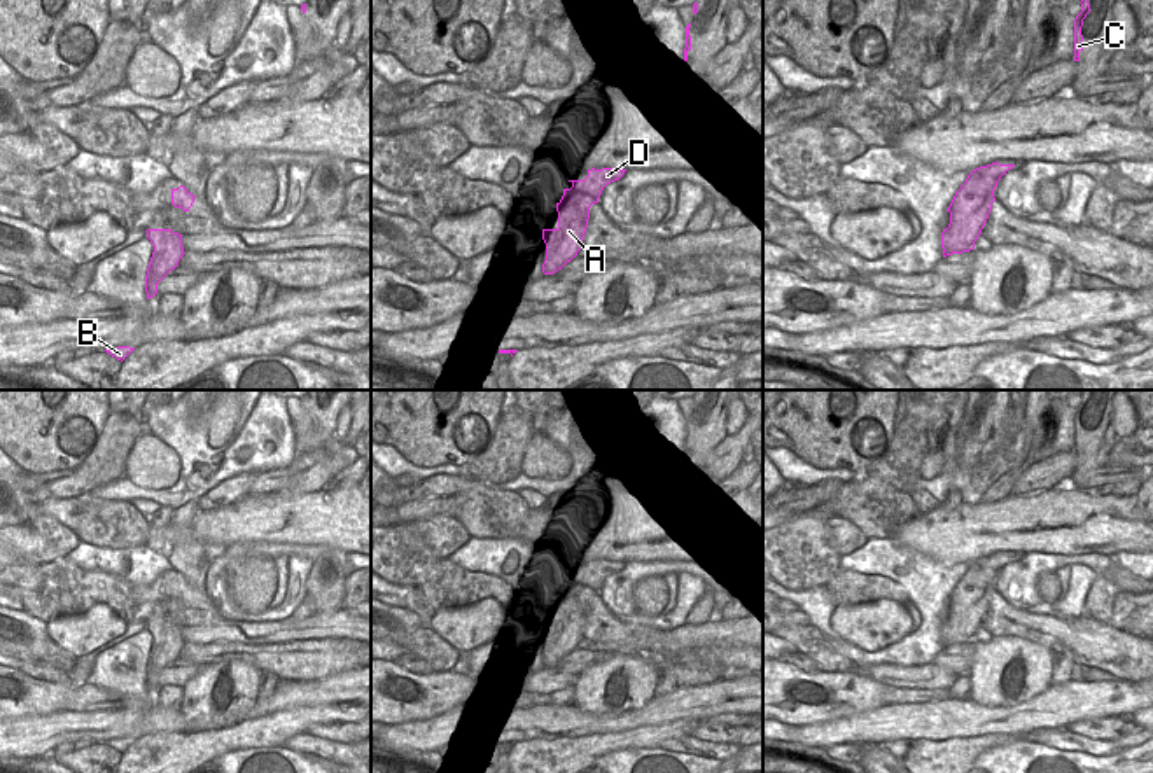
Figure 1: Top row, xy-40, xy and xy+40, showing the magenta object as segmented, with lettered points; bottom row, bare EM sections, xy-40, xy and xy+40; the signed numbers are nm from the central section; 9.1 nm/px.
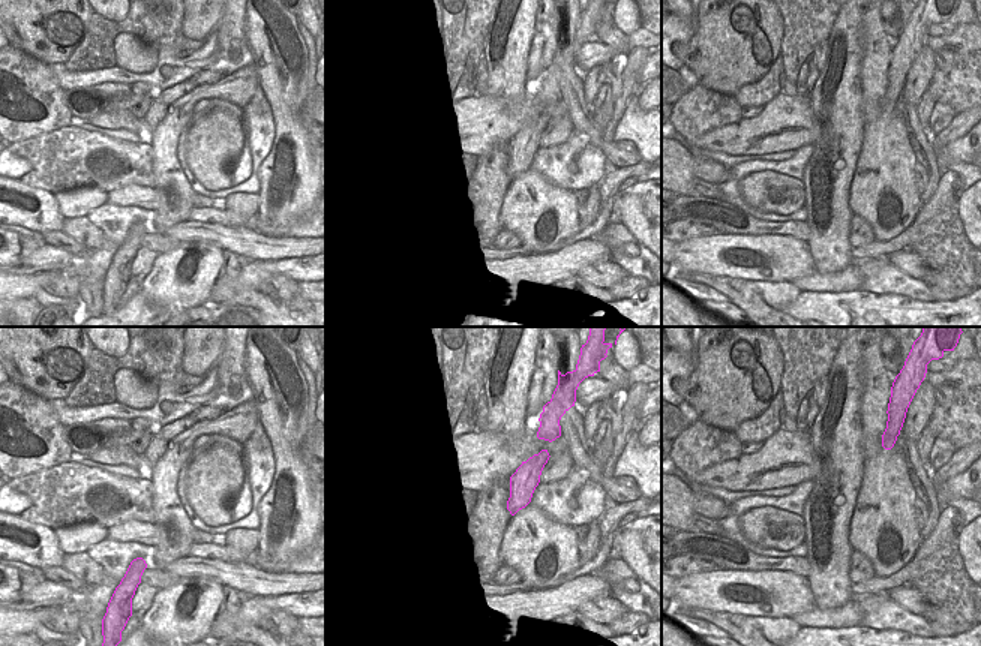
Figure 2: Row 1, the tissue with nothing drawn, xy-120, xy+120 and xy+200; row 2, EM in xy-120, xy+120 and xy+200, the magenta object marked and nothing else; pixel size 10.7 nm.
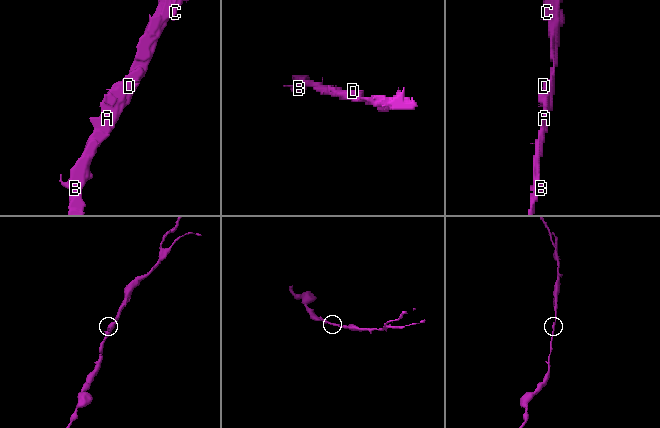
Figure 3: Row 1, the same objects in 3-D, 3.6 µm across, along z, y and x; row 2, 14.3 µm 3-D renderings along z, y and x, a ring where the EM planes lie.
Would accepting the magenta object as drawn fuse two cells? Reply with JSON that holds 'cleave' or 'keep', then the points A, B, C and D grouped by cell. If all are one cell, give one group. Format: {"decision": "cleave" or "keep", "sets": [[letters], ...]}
{"decision": "keep", "sets": [["A", "B", "C", "D"]]}

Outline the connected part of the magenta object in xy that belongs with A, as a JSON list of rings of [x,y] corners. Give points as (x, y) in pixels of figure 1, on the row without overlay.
[[[588,561],[584,572],[569,572],[570,581],[563,581],[562,591],[556,595],[558,619],[542,621],[546,635],[544,666],[553,666],[570,654],[583,640],[583,630],[588,619],[590,598],[598,595],[604,579],[619,572],[626,561]]]

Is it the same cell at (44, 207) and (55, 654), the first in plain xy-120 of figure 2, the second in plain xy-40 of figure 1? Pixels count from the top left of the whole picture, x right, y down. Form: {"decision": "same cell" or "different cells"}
{"decision": "different cells"}

